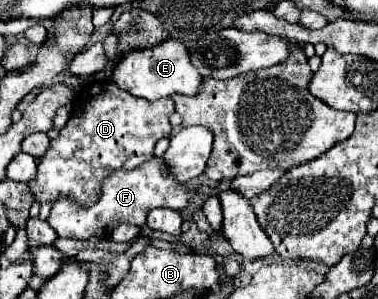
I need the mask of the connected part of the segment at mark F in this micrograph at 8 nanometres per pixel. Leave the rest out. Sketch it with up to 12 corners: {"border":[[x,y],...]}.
{"border":[[150,159],[112,171],[100,201],[52,203],[58,237],[110,237],[148,211],[188,205],[188,187]]}

